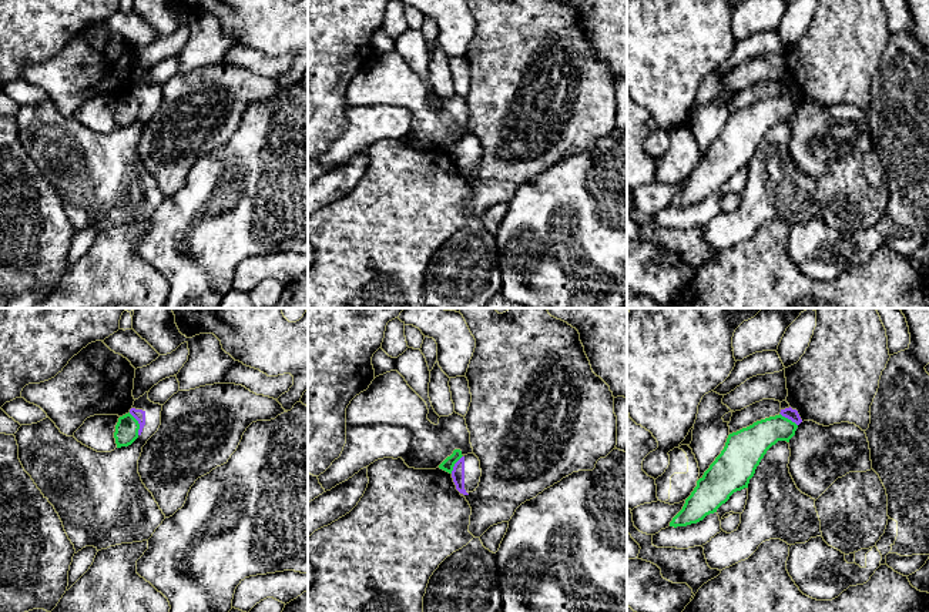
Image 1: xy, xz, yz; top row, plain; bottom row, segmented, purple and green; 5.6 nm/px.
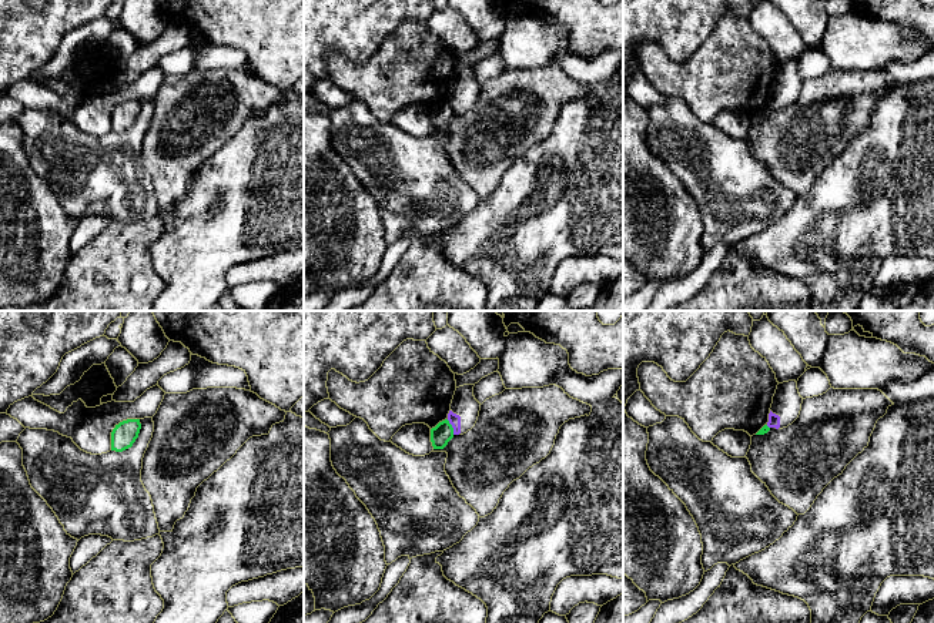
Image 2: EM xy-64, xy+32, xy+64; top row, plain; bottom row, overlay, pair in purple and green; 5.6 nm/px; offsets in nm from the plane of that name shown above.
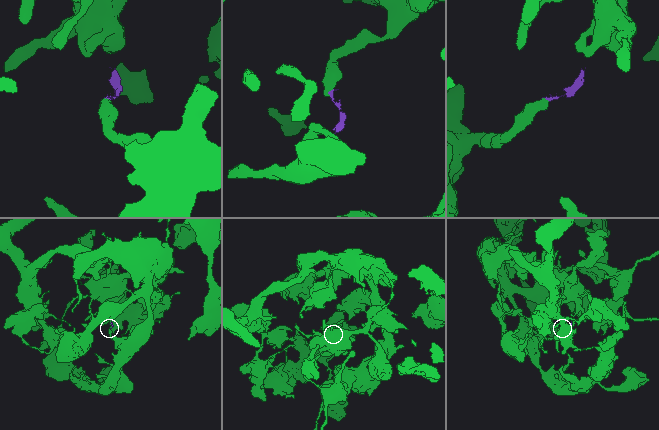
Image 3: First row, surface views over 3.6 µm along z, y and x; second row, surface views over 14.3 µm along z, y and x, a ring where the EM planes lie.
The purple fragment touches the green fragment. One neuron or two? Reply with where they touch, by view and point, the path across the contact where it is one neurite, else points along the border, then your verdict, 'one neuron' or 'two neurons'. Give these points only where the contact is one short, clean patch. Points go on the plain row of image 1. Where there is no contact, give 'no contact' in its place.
xy (138, 103) | along xy (128, 93), (138, 104), (138, 114) | two neurons

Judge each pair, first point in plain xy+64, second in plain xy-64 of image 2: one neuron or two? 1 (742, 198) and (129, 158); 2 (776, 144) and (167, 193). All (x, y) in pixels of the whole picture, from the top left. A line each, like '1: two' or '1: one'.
1: one
2: one

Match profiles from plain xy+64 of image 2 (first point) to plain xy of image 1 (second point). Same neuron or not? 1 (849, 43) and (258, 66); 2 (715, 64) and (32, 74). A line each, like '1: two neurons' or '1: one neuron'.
1: one neuron
2: one neuron

